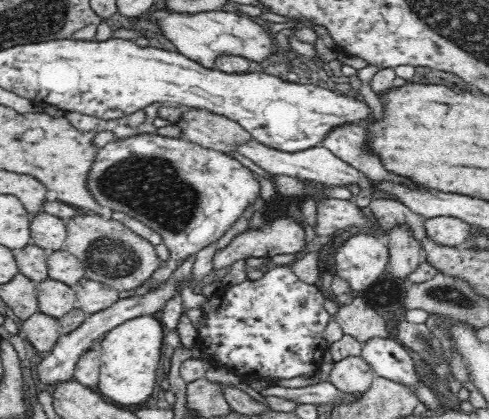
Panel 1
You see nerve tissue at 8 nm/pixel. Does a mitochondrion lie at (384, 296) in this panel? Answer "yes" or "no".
yes

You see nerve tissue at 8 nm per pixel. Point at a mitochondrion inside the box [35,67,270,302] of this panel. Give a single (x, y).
(153, 187)

